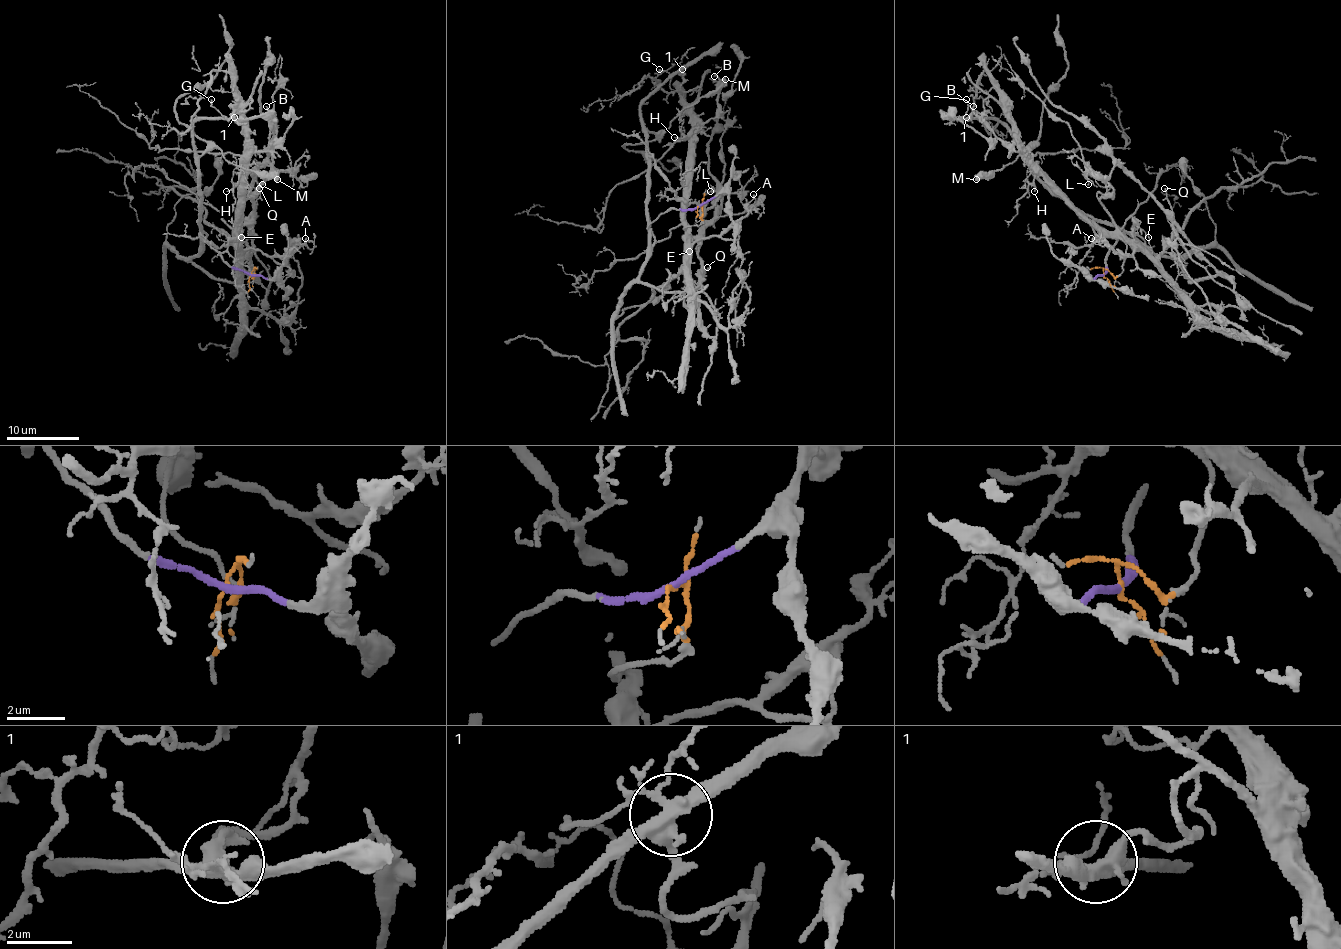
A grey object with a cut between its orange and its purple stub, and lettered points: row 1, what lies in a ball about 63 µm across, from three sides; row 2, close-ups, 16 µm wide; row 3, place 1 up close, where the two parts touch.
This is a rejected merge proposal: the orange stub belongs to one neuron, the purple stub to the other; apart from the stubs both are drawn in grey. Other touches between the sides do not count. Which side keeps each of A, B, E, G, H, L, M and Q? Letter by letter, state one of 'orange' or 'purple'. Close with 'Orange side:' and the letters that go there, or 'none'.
A: orange
B: orange
E: orange
G: orange
H: orange
L: orange
M: purple
Q: purple
Orange side: A, B, E, G, H, L

